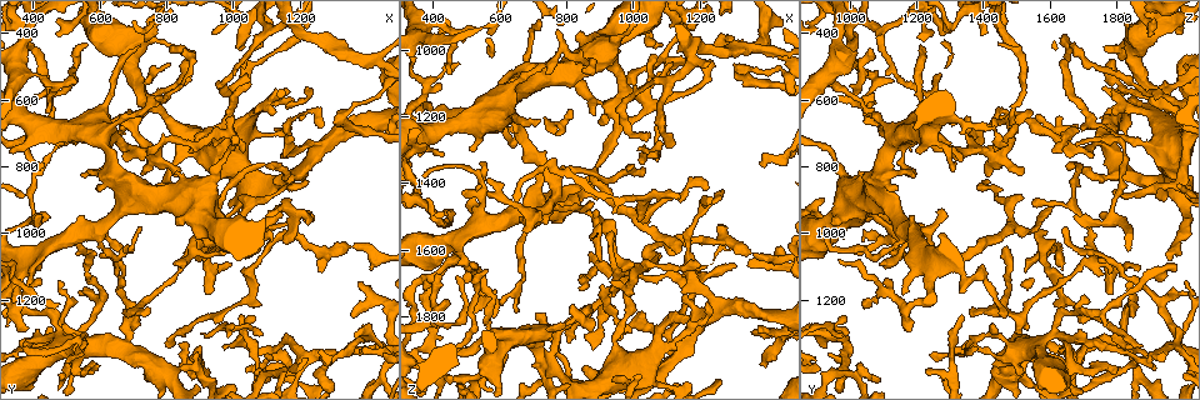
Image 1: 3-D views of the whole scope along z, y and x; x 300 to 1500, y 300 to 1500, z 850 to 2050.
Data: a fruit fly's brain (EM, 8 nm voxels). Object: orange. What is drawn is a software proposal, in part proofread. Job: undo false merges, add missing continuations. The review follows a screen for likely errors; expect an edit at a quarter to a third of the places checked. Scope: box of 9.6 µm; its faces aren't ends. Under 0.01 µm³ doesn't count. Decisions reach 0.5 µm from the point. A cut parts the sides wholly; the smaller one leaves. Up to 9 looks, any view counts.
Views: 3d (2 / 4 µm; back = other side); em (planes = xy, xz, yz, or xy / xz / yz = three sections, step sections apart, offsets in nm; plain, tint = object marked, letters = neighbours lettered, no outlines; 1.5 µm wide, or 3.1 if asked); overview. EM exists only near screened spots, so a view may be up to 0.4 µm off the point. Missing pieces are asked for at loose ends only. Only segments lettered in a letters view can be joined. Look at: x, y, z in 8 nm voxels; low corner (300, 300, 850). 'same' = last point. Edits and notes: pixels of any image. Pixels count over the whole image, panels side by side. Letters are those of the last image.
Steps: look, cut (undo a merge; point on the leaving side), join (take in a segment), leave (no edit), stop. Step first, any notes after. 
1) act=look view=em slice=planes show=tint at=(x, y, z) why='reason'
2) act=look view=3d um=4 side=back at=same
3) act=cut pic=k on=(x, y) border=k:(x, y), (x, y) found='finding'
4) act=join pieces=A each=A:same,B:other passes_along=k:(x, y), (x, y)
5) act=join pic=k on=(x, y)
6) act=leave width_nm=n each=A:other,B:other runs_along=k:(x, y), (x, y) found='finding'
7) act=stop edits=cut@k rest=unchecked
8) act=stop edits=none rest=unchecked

act=look view=3d um=2 at=(1070, 1420, 1230) why='branch stops here'

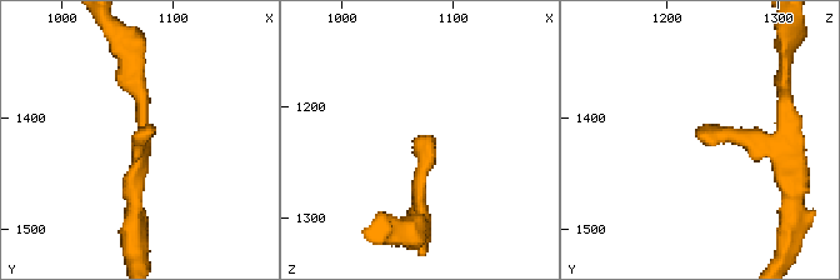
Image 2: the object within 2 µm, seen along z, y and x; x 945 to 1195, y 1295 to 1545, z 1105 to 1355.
act=look view=em slice=xz step=8 show=tint at=(1072, 1414, 1224)

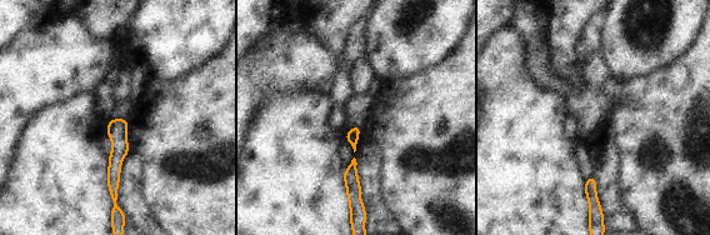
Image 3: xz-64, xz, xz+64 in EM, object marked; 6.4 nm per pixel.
act=look view=em slice=planes show=letters at=same why='another direction'

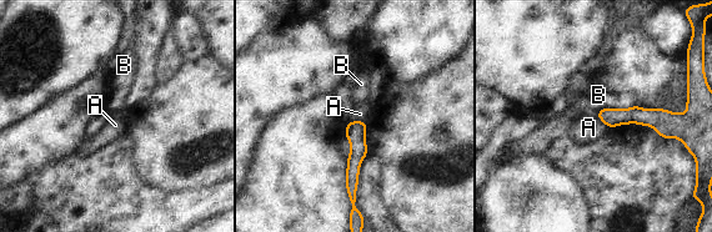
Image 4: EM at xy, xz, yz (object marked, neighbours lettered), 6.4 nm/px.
act=leave width_nm=120 longest_contact=B:260nm each=A:other,B:other found='none of them fits'

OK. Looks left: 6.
act=look view=em um=3.1 slice=yz step=8 show=tint at=(910, 1010, 1210) why='three arms meet'

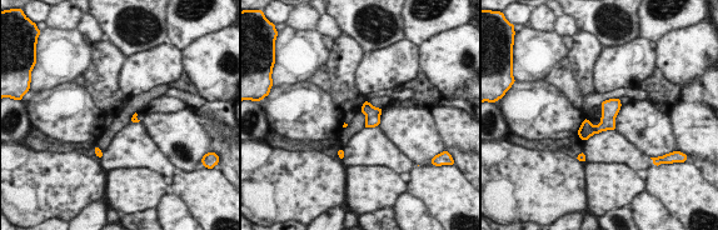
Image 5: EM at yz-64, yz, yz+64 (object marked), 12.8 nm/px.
act=look view=em um=3.1 slice=planes show=letters at=same

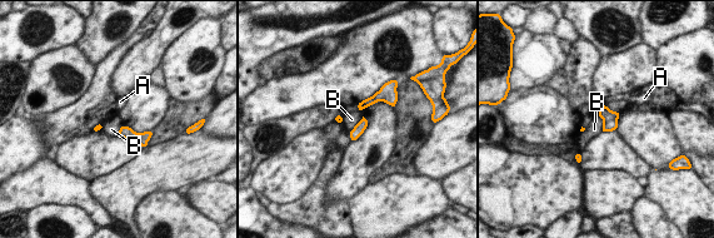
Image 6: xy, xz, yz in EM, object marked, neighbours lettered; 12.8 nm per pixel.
act=leave each=A:other,B:other border=6:(598, 115), (603, 122), (602, 130) found='continuous, no second cell'

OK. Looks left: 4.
act=look view=3d um=2 side=back at=(410, 950, 1780) why='sudden change in width'

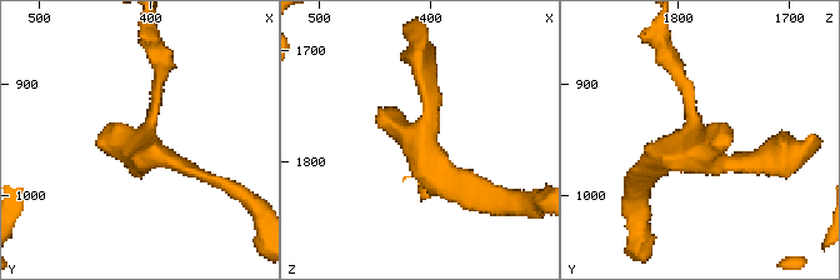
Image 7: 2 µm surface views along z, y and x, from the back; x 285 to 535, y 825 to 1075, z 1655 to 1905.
act=look view=em slice=yz step=8 show=letters at=(412, 958, 1782) why='shape alone is not enough'

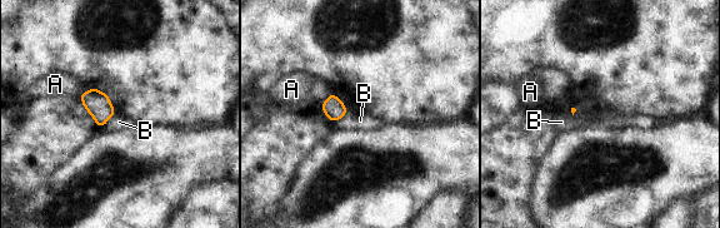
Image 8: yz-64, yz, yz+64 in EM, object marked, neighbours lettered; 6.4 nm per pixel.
act=leave each=A:other,B:other border=8:(348, 112), (341, 118), (330, 122) found='continuous, no second cell'

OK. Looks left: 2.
act=look view=em slice=planes show=tint at=(850, 450, 1050) why='free end'

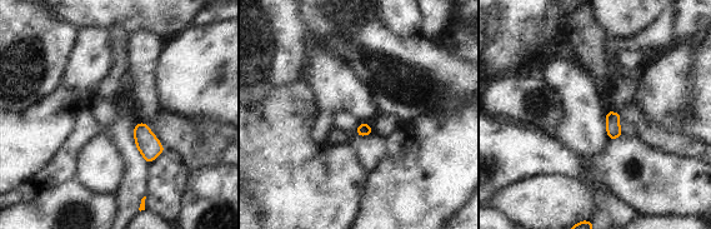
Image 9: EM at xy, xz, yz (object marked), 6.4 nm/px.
act=look view=em slice=planes show=letters at=same

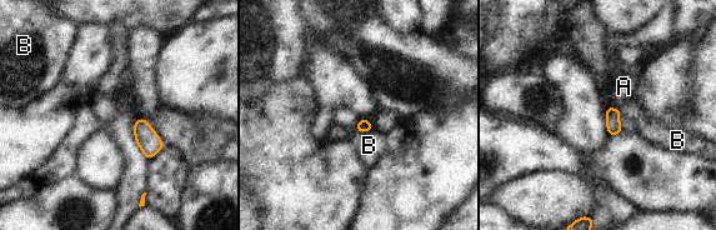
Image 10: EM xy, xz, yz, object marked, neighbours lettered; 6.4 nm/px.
act=leave each=A:other,B:other found='no lettered segment goes on from it'

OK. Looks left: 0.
act=stop edits=none rest=unchecked

